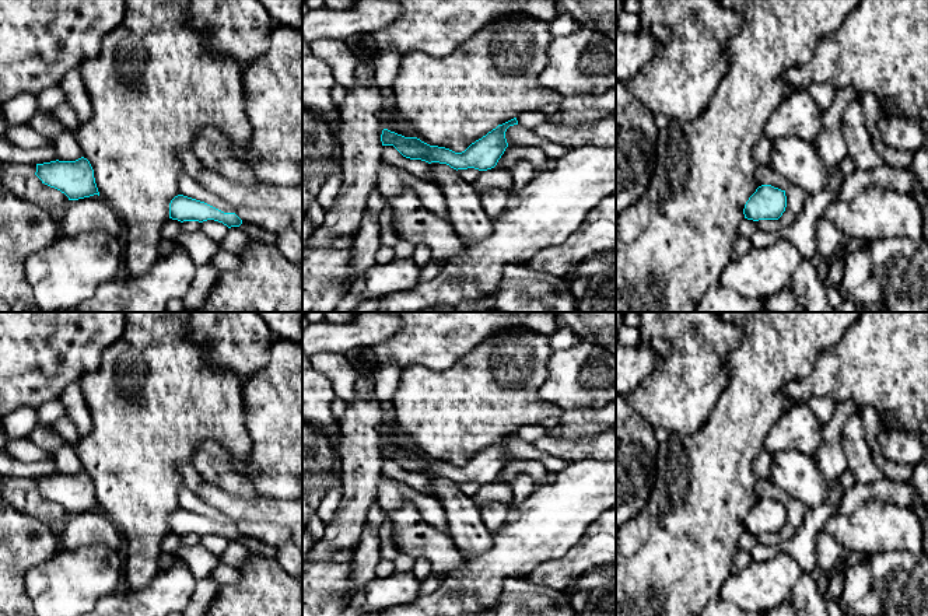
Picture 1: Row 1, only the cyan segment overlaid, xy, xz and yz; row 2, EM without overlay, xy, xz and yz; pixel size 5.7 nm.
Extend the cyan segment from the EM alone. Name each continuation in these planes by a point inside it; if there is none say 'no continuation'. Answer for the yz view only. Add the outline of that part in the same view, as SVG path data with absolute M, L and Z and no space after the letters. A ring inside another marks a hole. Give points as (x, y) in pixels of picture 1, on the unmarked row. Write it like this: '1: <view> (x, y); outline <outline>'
no continuation

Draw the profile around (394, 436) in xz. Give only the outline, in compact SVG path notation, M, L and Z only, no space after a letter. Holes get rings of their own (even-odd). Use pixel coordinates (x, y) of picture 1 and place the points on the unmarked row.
M396 424L388 426L384 442L402 448L405 451L417 451L413 440L403 434Z

